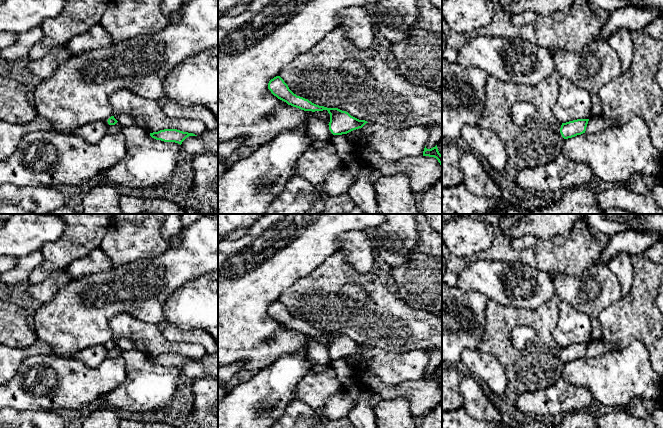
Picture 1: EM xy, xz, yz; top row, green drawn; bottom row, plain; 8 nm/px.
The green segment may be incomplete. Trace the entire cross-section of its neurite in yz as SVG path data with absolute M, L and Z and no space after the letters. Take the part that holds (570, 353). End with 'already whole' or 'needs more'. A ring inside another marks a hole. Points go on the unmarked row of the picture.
M577 343L562 347L560 357L564 363L585 357L589 343Z | already whole

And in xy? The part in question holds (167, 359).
M164 353L158 356L150 357L150 360L156 364L161 364L164 366L175 366L181 369L187 361L197 359L183 356L177 353Z | already whole

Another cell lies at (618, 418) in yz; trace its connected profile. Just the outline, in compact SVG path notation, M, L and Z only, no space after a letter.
M663 408L657 410L657 418L652 415L637 418L623 410L614 410L597 418L598 428L663 428Z

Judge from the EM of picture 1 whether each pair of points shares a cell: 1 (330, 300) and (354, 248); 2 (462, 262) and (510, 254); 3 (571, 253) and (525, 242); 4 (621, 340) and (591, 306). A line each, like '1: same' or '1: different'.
1: different
2: same
3: different
4: different

